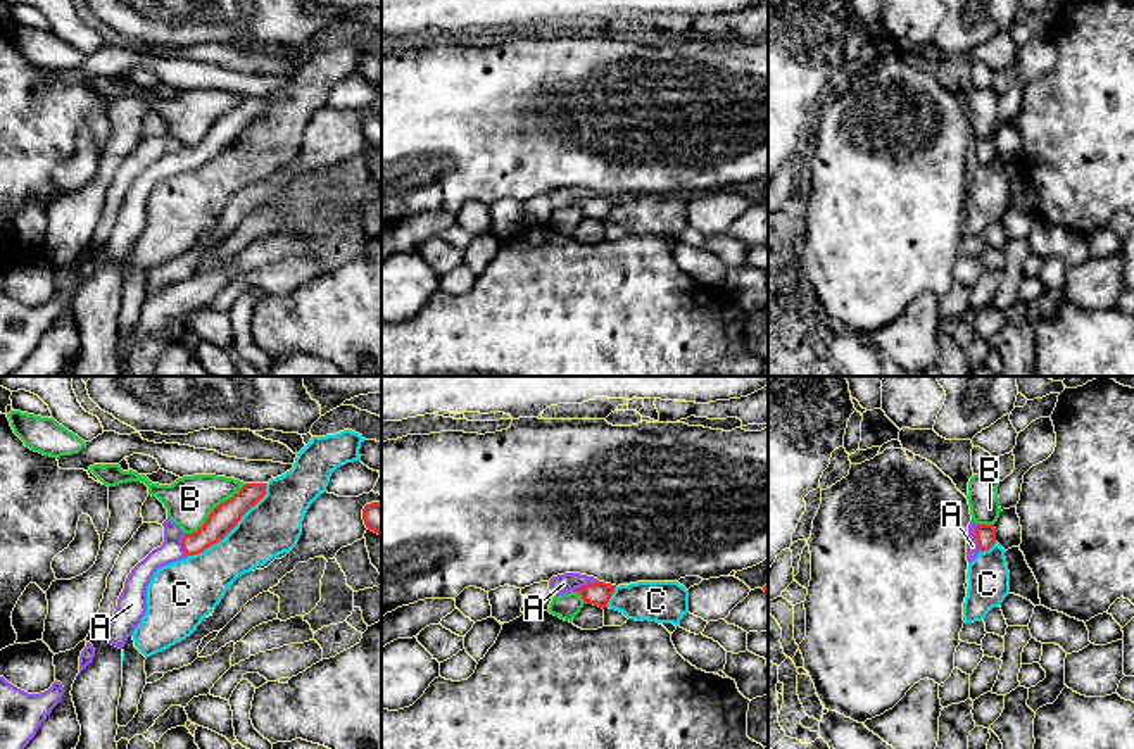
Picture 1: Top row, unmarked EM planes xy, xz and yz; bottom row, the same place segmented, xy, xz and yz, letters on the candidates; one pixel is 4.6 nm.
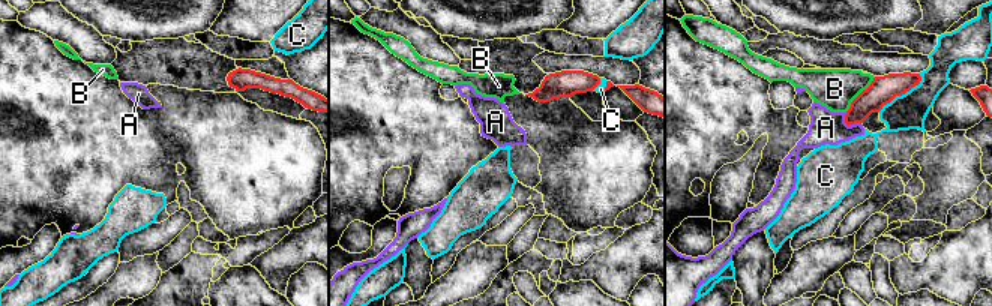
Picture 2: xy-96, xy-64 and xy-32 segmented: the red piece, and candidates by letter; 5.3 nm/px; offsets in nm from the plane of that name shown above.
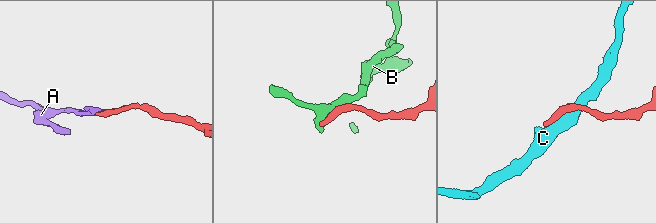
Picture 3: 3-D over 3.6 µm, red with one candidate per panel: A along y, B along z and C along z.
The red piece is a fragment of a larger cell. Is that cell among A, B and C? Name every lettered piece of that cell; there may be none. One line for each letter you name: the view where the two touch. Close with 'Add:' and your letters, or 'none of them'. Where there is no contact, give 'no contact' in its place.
A: meets red in xz
Add: A

